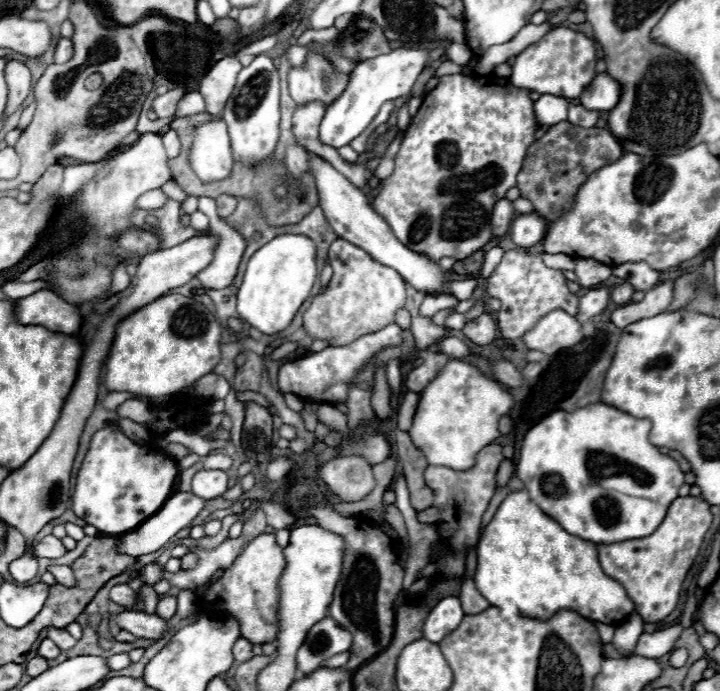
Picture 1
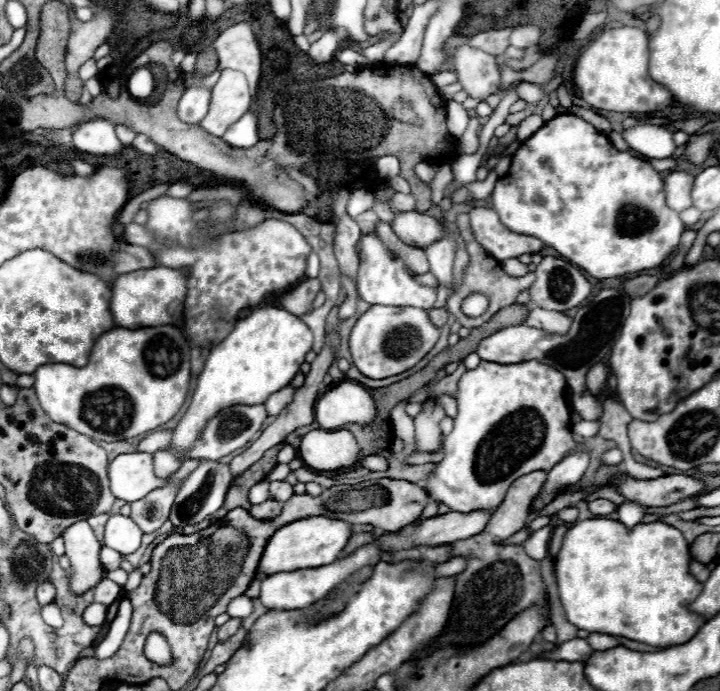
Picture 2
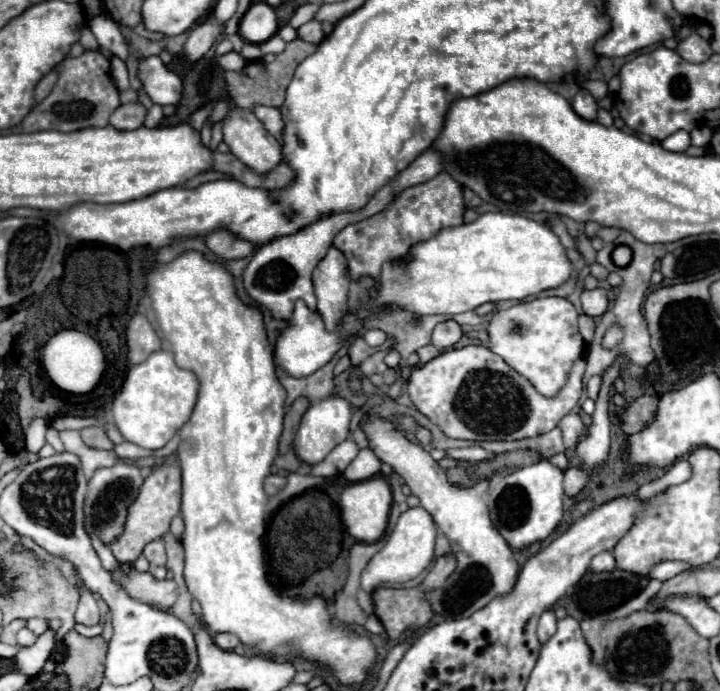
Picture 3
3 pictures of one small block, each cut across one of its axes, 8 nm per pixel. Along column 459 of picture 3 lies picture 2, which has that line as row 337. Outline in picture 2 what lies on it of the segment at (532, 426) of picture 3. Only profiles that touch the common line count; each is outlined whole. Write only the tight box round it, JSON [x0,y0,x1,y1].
[350,306,440,380]

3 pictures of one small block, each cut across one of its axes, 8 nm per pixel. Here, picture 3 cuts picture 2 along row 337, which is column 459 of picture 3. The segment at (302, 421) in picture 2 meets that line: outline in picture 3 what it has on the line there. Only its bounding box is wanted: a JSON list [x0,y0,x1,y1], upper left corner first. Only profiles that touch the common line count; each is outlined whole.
[432,320,462,348]

